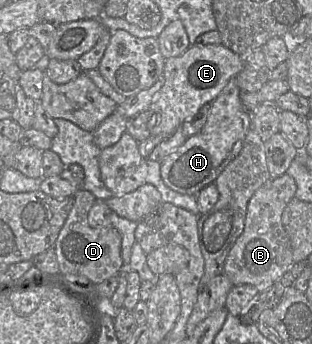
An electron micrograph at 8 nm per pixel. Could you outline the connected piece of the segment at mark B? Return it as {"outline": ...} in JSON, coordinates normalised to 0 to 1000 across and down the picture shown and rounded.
{"outline":[[[920,503],[881,520],[859,523],[801,576],[782,642],[776,680],[760,692],[731,733],[718,762],[718,797],[750,828],[795,826],[814,831],[830,852],[878,828],[942,765],[926,692],[904,651],[904,619],[923,587],[946,573],[949,529]]]}

